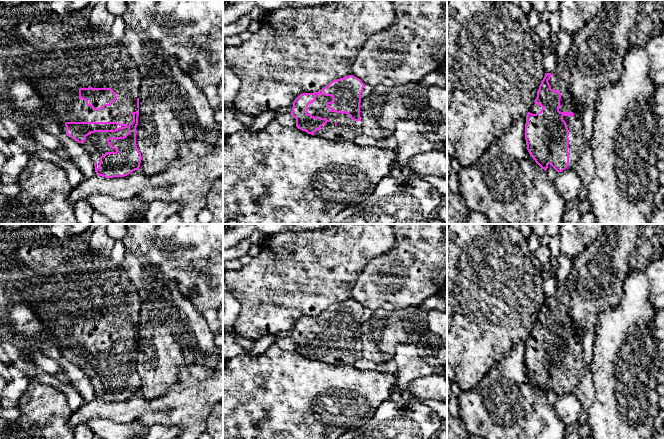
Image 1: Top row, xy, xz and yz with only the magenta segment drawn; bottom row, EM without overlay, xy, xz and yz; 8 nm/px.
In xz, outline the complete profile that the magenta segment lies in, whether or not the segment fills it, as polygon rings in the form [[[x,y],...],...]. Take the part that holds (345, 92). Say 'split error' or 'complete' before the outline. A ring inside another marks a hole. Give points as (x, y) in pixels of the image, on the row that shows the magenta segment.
split error; [[[353,75],[333,80],[314,93],[300,94],[293,102],[291,115],[296,119],[296,127],[311,135],[318,135],[332,141],[353,141],[362,134],[360,119],[361,93],[364,83]]]

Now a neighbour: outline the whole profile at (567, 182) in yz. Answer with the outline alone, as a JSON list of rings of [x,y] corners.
[[[567,167],[562,172],[557,173],[553,183],[566,203],[578,197],[581,180],[574,169]]]

